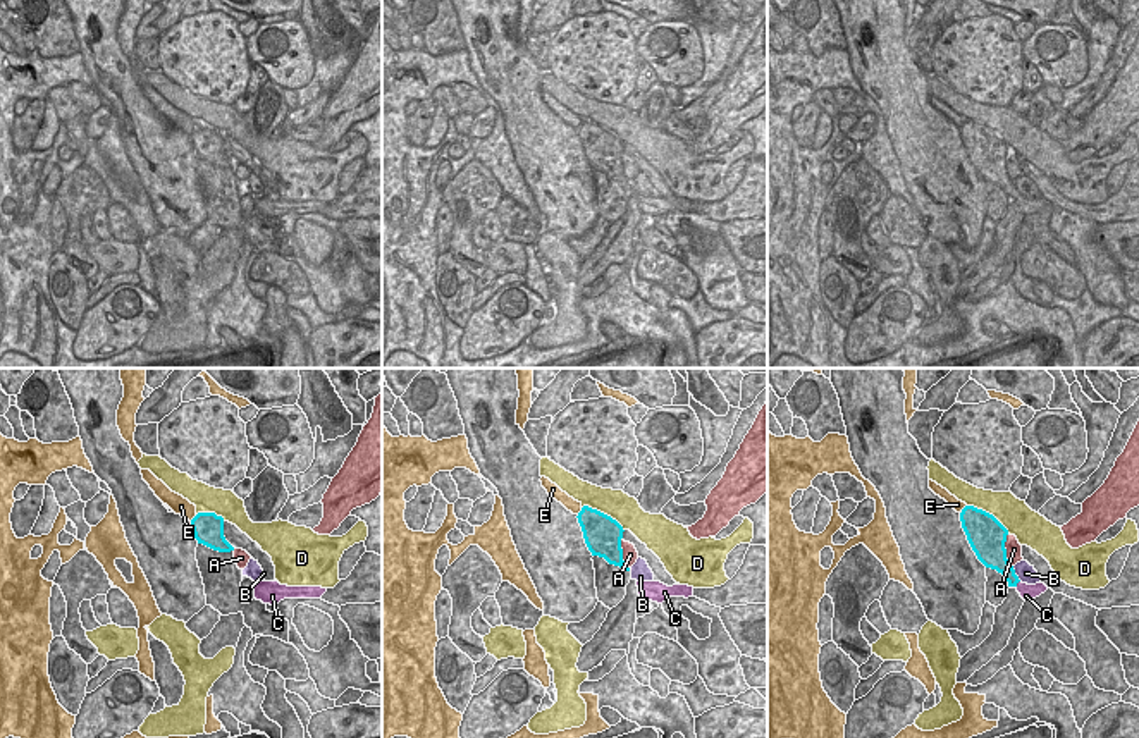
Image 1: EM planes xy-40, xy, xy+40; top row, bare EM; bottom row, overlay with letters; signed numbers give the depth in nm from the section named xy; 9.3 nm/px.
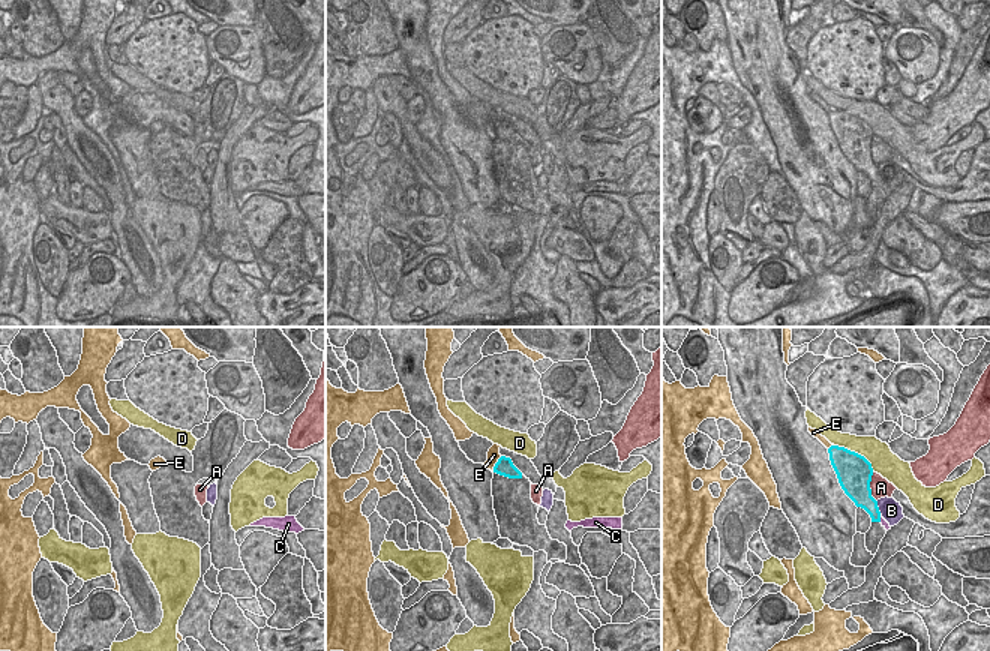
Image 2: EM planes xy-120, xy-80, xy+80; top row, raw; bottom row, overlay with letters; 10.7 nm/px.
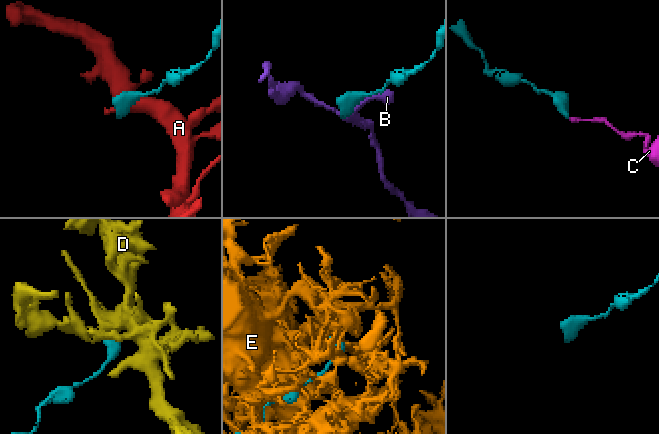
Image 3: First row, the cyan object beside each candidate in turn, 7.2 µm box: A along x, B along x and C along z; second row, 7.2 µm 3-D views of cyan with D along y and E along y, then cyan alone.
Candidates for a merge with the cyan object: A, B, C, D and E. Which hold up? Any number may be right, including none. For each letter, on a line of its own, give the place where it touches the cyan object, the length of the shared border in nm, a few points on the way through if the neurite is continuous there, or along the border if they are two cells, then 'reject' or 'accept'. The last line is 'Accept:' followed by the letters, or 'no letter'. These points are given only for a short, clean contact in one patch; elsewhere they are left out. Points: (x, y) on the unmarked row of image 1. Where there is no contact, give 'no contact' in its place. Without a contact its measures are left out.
A: meets cyan in xy+40 at (1005, 166); contact 320 nm long; reject
B: meets cyan in xy+40 at (1014, 188); contact 170 nm long; reject
C: meets cyan in xy+40 at (1014, 200); contact 120 nm long; runs through xy+40 (1000, 178), (1014, 200), (1028, 207); accept
D: meets cyan in xy at (603, 128); contact 460 nm long; reject
E: meets cyan in xy+40 at (962, 124); contact 110 nm long; reject
Accept: C

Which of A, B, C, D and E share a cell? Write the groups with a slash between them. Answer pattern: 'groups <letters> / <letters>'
groups A / B / C / D / E

